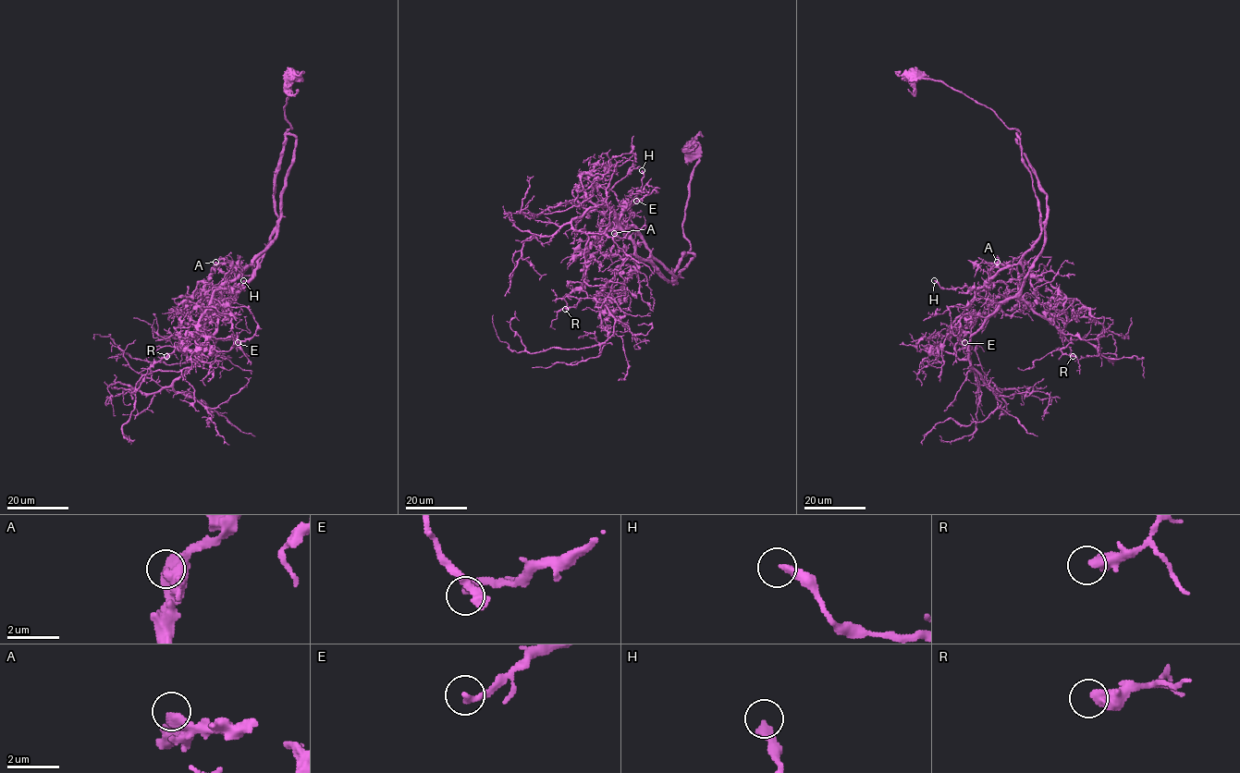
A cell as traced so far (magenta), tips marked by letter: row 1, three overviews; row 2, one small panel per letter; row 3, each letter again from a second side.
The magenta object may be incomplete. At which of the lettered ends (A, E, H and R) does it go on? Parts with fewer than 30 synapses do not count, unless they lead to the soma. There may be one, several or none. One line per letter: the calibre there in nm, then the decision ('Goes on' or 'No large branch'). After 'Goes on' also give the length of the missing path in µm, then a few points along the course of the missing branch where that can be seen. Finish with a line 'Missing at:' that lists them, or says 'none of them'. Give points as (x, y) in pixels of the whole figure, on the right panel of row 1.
A: Thickness 600 nm. No large branch
E: Thickness 280 nm. No large branch
H: Thickness 320 nm. No large branch
R: Thickness 480 nm. No large branch
Missing at: none of them

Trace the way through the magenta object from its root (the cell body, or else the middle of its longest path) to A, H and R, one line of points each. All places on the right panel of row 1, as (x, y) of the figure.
A: (909, 76), (961, 91), (1020, 138), (1041, 235), (1016, 263), (990, 277), (979, 267), (997, 262)
H: (909, 76), (961, 91), (1017, 131), (1041, 224), (1039, 239), (1019, 262), (981, 288), (942, 288), (934, 280)
R: (909, 76), (961, 91), (1017, 131), (1020, 149), (1046, 195), (1044, 245), (1019, 298), (1061, 332), (1073, 356)

